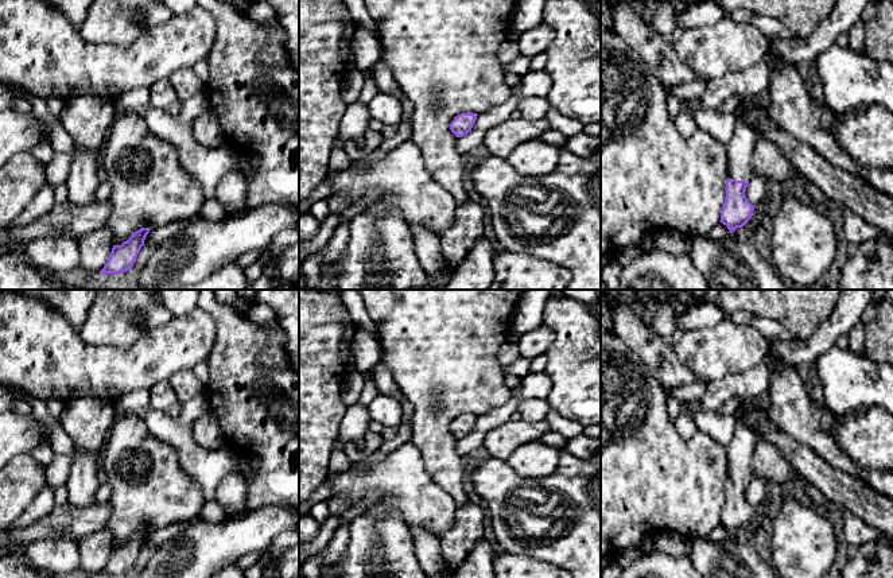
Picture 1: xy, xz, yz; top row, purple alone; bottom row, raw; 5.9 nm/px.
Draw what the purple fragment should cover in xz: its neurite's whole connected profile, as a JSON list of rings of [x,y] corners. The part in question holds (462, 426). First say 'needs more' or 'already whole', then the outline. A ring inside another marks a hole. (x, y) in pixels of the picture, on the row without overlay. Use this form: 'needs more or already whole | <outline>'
already whole | [[[461,415],[458,418],[454,419],[454,422],[450,426],[450,431],[451,434],[457,438],[457,439],[463,439],[465,437],[467,437],[475,422],[477,422],[477,415]]]

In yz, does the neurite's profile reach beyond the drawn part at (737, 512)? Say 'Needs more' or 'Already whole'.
Needs more

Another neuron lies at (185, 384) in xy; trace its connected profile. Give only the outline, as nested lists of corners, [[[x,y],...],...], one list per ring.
[[[182,371],[168,379],[180,404],[187,403],[202,392],[202,385],[191,371]]]

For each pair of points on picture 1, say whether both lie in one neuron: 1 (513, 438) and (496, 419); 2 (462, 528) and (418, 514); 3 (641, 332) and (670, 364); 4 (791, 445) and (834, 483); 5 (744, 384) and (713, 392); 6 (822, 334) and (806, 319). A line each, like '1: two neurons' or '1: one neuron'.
1: two neurons
2: two neurons
3: one neuron
4: one neuron
5: one neuron
6: two neurons

